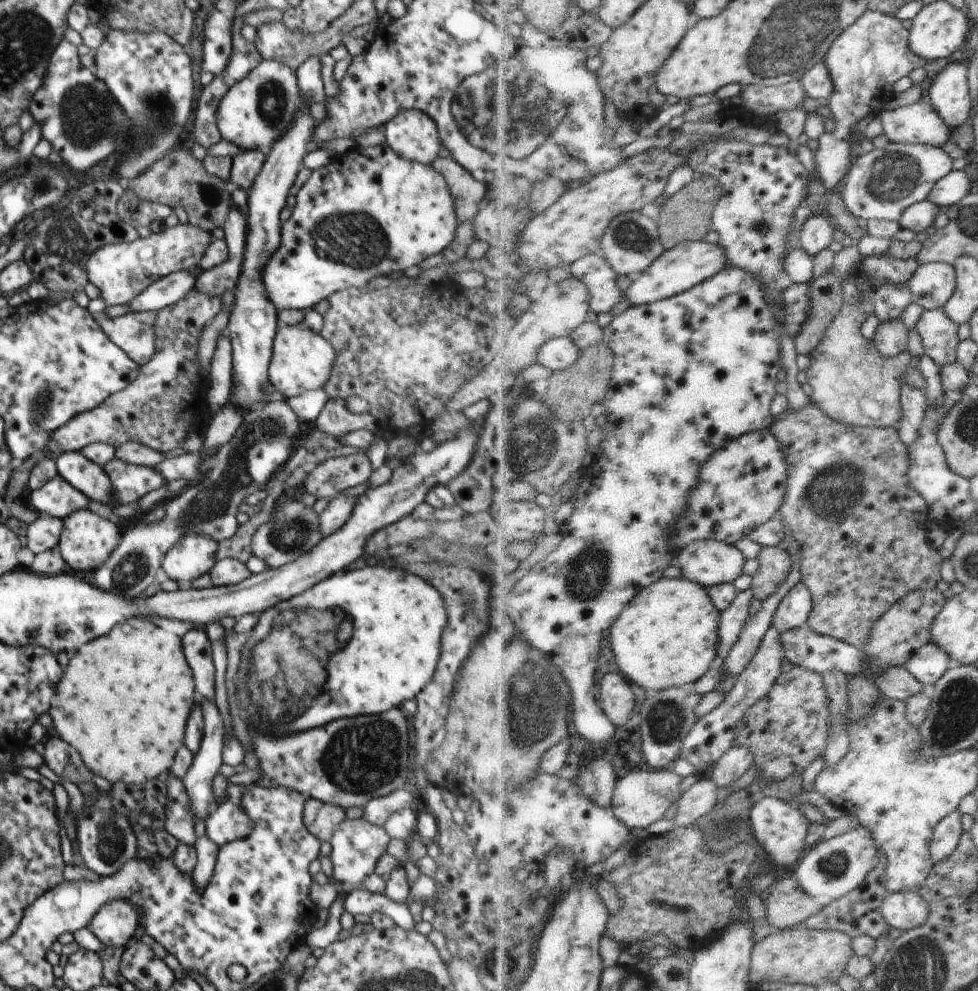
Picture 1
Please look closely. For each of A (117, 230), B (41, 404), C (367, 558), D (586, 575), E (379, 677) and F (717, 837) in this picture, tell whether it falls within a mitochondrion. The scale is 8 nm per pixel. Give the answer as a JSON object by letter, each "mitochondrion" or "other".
{"A":"other","B":"mitochondrion","C":"other","D":"mitochondrion","E":"other","F":"mitochondrion"}

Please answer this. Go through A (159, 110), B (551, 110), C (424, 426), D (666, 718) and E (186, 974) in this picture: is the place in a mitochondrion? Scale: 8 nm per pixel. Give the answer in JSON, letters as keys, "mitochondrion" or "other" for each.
{"A":"mitochondrion","B":"mitochondrion","C":"other","D":"mitochondrion","E":"other"}

